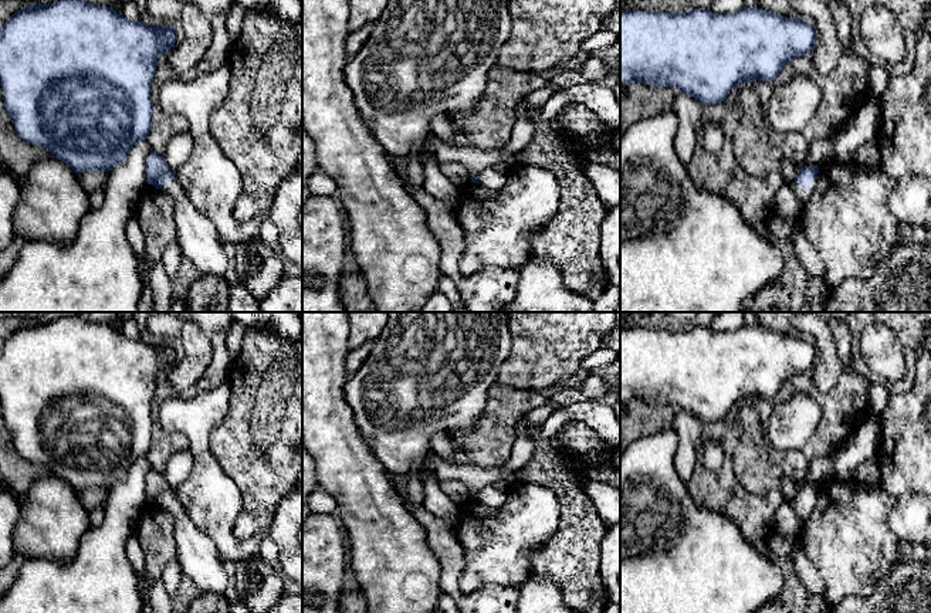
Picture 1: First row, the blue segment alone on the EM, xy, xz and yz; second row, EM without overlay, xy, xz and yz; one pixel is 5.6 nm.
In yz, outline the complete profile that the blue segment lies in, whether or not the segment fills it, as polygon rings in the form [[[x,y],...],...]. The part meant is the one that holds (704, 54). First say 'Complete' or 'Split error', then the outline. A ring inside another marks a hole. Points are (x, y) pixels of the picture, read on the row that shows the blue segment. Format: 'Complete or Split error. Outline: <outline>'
Complete. Outline: [[[742,7],[737,13],[727,14],[712,13],[710,9],[694,9],[685,13],[620,9],[620,85],[643,82],[659,88],[676,87],[704,105],[720,104],[737,85],[754,79],[776,81],[793,58],[813,51],[816,38],[816,30],[809,21],[759,7]]]

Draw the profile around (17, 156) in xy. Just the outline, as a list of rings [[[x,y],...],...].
[[[0,87],[0,159],[4,170],[20,182],[37,162],[50,156],[45,148],[27,143],[18,136],[6,111]]]

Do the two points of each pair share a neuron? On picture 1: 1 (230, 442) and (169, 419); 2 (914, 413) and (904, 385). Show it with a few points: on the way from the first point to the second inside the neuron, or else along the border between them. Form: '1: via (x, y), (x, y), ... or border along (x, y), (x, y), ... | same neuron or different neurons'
1: border along (229, 406), (210, 434), (210, 453), (219, 466) | different neurons
2: border along (914, 378), (907, 390), (890, 393) | different neurons

